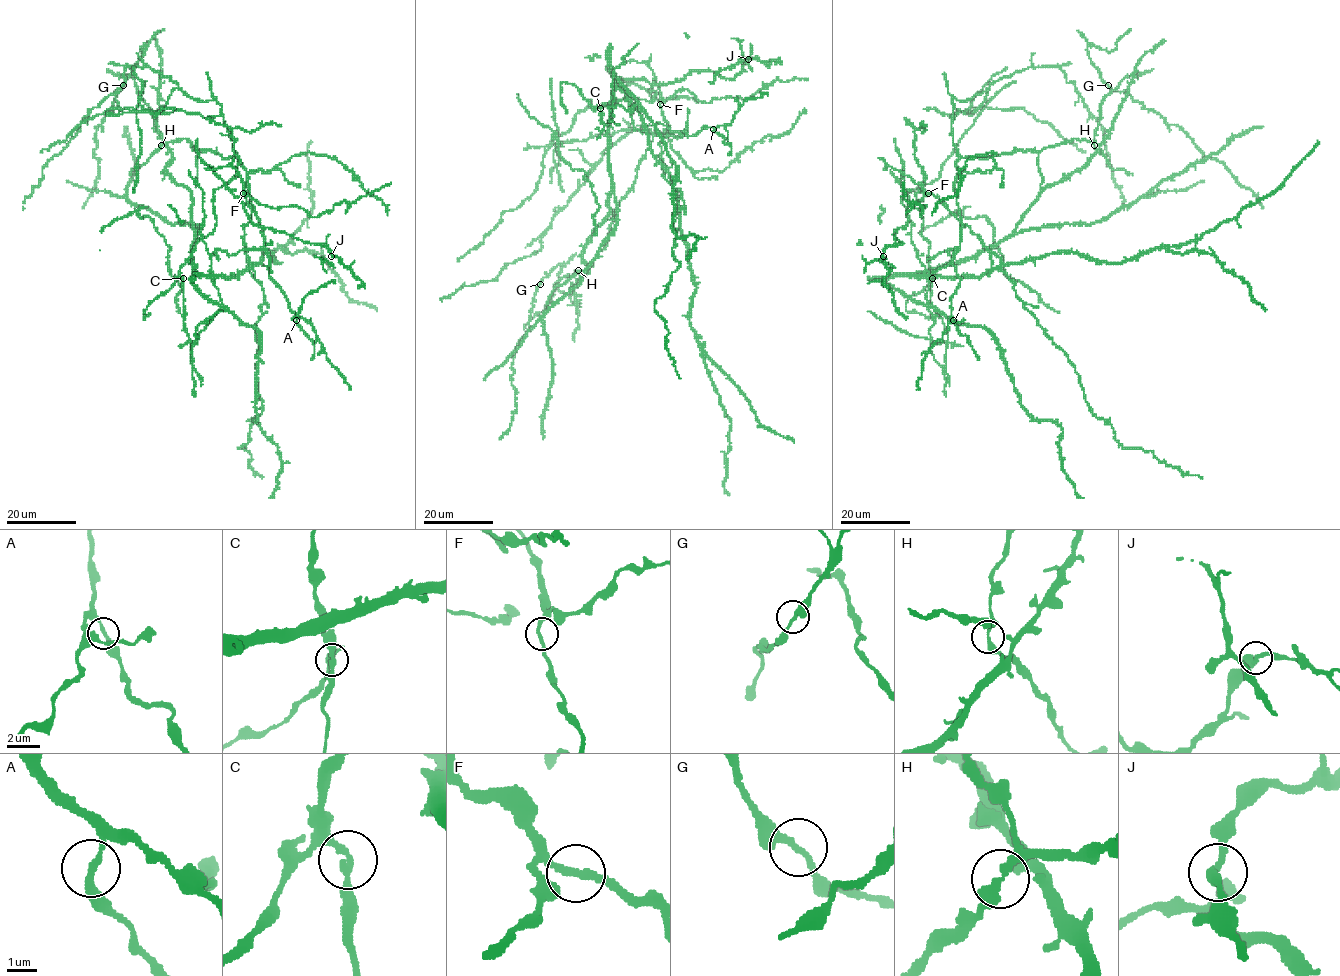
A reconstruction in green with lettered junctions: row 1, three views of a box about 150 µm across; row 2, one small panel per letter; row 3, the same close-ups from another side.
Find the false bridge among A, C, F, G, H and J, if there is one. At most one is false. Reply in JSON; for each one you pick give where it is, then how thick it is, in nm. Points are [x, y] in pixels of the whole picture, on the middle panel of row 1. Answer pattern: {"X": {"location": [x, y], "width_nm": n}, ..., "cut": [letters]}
{"C": {"location": [600, 108], "width_nm": 240}, "cut": ["C"]}

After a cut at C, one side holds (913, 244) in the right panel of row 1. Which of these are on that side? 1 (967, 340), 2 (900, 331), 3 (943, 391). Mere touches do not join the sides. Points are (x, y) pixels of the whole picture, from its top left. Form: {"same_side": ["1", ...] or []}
{"same_side": ["2", "3"]}

